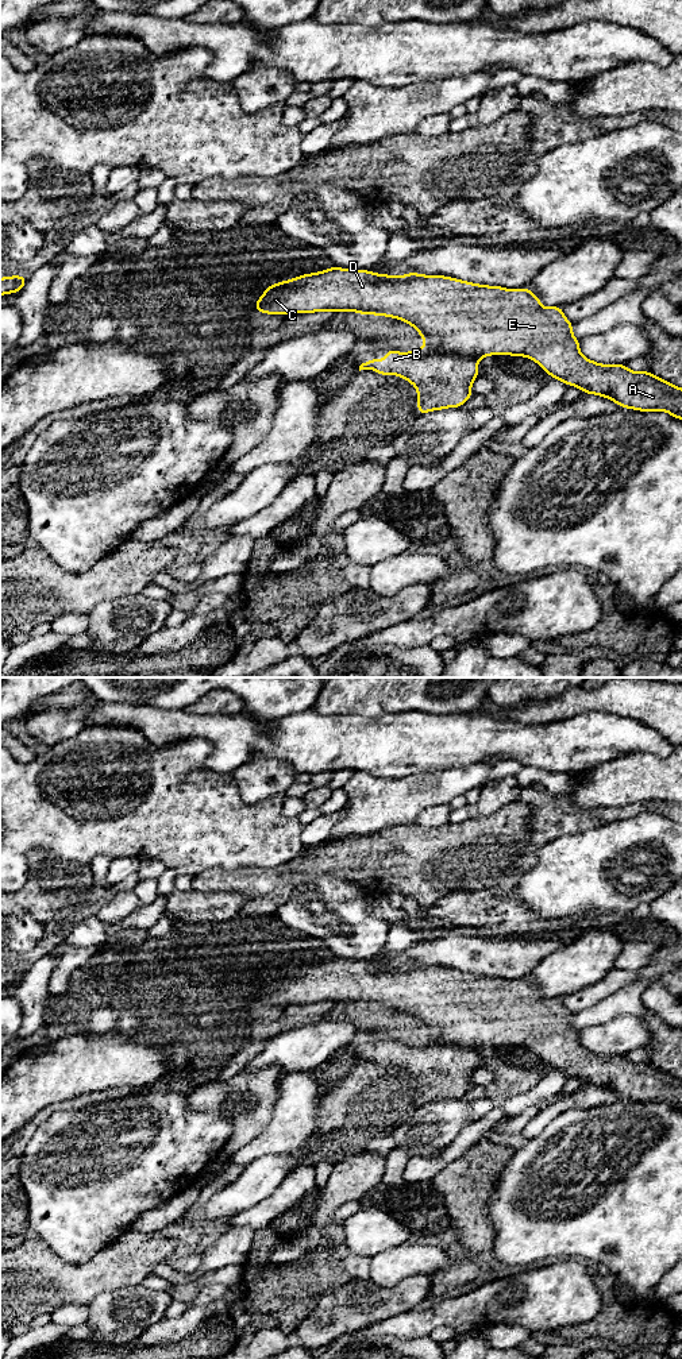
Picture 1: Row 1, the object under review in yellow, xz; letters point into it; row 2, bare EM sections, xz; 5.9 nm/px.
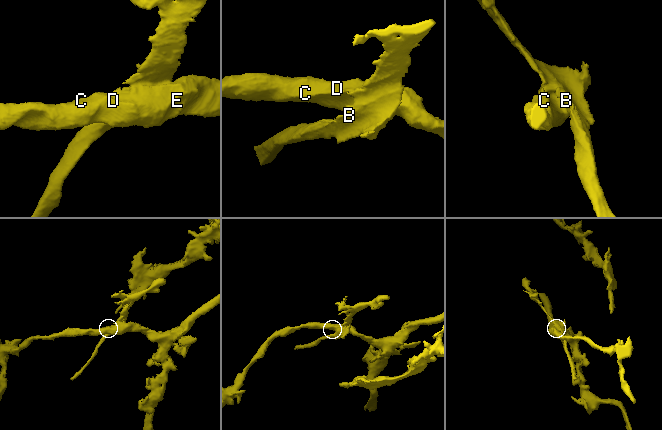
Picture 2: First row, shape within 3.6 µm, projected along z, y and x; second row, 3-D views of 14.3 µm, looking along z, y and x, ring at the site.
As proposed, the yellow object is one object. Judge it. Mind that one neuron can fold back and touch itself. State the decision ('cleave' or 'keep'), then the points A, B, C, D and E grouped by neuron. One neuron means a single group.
cleave; A C D E / B

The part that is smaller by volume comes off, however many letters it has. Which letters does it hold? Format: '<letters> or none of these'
B

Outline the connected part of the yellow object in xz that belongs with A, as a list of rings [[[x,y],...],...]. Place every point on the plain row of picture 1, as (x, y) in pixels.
[[[332,957],[328,961],[303,965],[293,970],[286,970],[284,973],[270,976],[259,988],[259,991],[254,995],[254,1000],[261,1004],[267,1004],[271,1007],[276,1005],[289,1005],[289,1004],[315,1004],[315,1003],[357,1003],[359,1005],[374,1005],[374,1007],[386,1007],[392,1009],[397,1009],[412,1016],[419,1026],[423,1027],[425,1035],[435,1035],[446,1045],[456,1045],[462,1050],[475,1050],[477,1053],[485,1047],[490,1046],[510,1046],[510,1047],[525,1047],[533,1053],[536,1053],[552,1070],[559,1070],[567,1077],[575,1077],[581,1080],[585,1085],[596,1085],[600,1088],[605,1088],[613,1093],[616,1093],[620,1099],[628,1099],[640,1103],[655,1103],[662,1101],[671,1105],[674,1109],[682,1111],[682,1080],[671,1076],[670,1073],[654,1066],[651,1062],[632,1062],[625,1055],[600,1055],[594,1051],[586,1050],[579,1042],[579,1030],[573,1027],[573,1014],[570,1014],[565,1005],[563,999],[551,997],[546,999],[540,995],[540,991],[536,985],[533,985],[529,980],[505,980],[502,977],[489,977],[479,976],[467,972],[461,972],[456,969],[446,968],[446,966],[424,966],[419,964],[408,964],[401,968],[393,968],[389,965],[378,965],[371,964],[369,961],[351,961]]]

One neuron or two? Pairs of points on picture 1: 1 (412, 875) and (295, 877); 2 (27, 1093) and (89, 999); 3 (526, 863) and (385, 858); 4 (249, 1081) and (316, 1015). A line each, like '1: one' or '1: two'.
1: one
2: two
3: one
4: two

